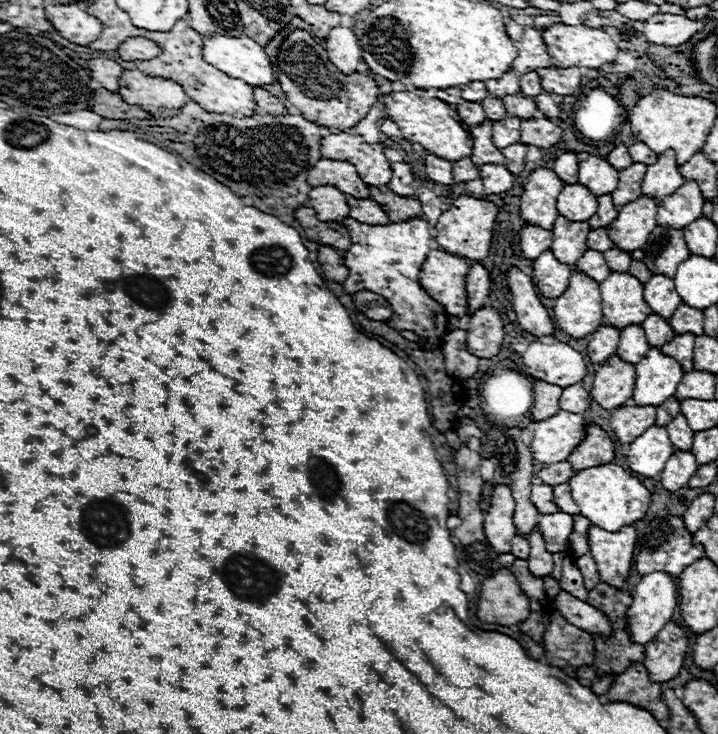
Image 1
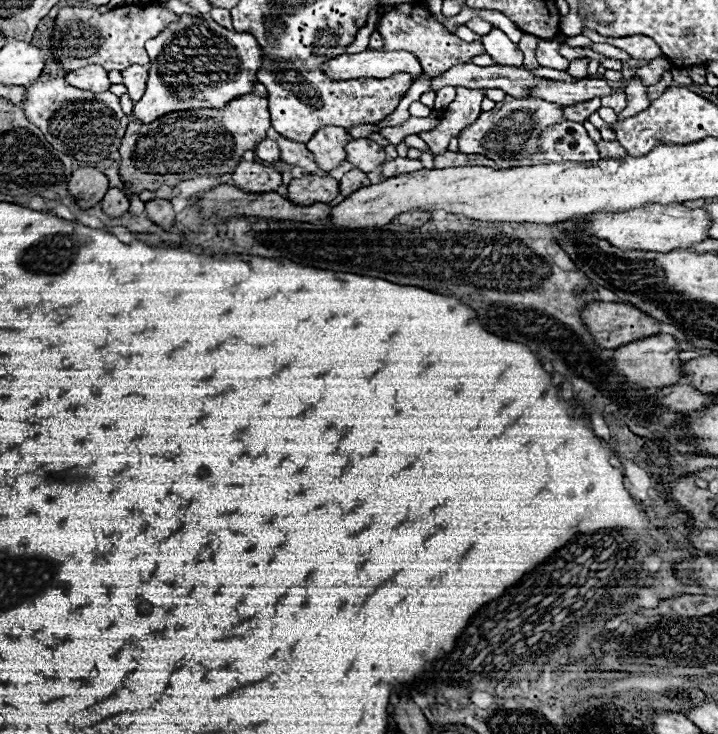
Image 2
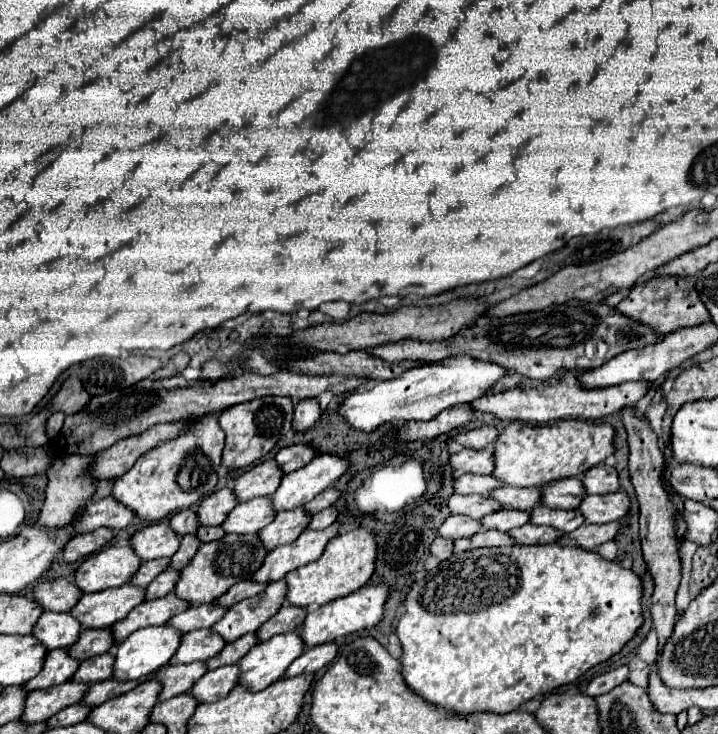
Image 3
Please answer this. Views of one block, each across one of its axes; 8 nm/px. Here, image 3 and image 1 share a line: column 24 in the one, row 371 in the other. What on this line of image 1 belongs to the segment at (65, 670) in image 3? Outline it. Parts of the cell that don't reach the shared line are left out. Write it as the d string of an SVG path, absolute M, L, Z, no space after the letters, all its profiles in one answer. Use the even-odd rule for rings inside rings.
M686 334L686 336L674 336L674 340L668 342L668 344L664 344L660 348L660 352L666 354L666 356L670 356L670 358L674 358L684 372L690 372L690 370L694 370L692 368L694 338L696 336L690 336L690 334Z

